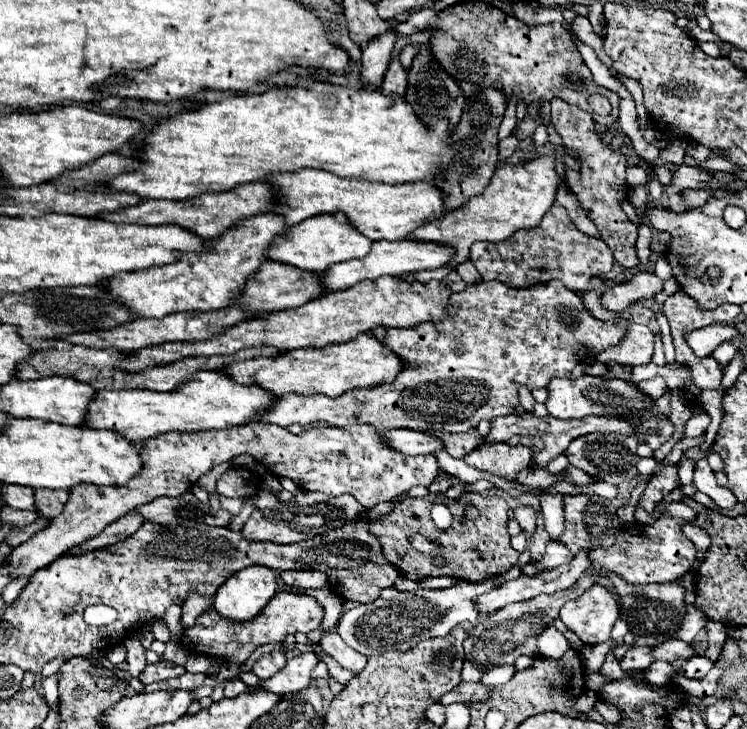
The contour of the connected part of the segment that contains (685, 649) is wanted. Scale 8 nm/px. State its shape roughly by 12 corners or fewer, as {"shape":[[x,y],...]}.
{"shape":[[669,640],[653,648],[653,658],[673,664],[697,656],[691,644]]}

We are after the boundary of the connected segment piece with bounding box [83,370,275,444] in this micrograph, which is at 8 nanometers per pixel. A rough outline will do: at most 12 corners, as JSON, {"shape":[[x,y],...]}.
{"shape":[[201,370],[171,392],[101,390],[85,428],[139,444],[243,426],[273,394]]}

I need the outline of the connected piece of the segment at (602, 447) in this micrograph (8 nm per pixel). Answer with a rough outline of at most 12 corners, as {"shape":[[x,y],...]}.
{"shape":[[577,436],[571,466],[615,486],[635,480],[637,438]]}

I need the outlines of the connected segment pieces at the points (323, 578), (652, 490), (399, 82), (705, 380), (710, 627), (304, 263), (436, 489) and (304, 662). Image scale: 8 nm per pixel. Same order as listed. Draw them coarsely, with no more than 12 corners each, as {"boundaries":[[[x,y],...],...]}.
{"boundaries":[[[285,570],[279,578],[289,586],[327,588],[319,570]],[[677,466],[651,476],[639,506],[655,514],[655,506],[671,490],[681,488]],[[393,58],[383,78],[383,94],[403,96],[407,74]],[[699,360],[699,388],[719,390],[723,368]],[[709,620],[707,650],[703,656],[717,660],[727,638],[727,627]],[[343,214],[307,218],[267,258],[307,272],[363,258],[371,240]],[[451,474],[433,478],[429,492],[445,494],[453,480]],[[313,652],[291,658],[257,688],[291,694],[307,686],[319,658]]]}

